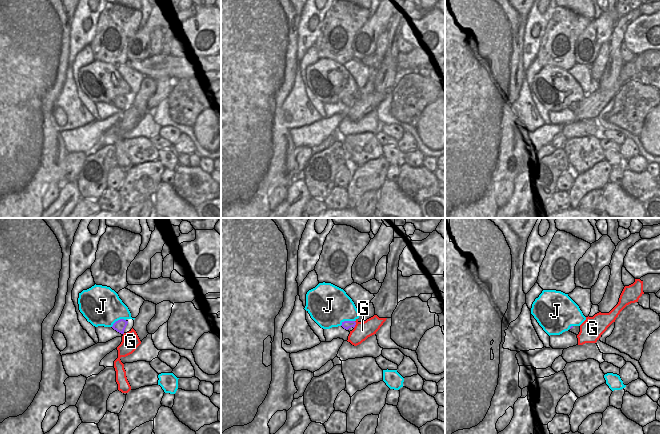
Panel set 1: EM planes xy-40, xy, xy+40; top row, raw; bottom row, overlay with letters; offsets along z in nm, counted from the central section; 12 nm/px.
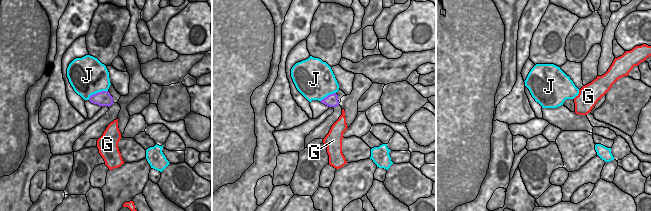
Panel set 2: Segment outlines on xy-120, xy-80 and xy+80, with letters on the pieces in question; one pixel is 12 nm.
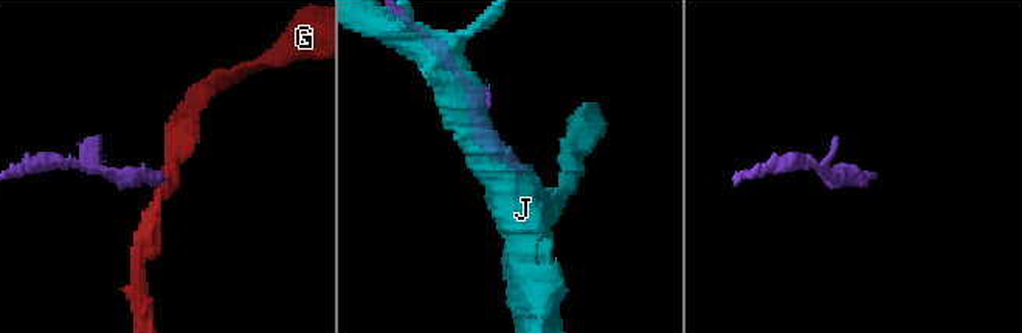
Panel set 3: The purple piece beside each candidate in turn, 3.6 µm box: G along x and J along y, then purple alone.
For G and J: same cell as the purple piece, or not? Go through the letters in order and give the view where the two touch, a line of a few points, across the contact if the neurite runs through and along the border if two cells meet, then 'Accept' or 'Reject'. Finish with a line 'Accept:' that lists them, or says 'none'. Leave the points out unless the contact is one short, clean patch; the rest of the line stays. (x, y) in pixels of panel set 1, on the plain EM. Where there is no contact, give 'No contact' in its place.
G: Touches purple in xy. Line: xy (355, 97), (353, 103). Reject
J: Touches purple in xy. Reject
Accept: none.

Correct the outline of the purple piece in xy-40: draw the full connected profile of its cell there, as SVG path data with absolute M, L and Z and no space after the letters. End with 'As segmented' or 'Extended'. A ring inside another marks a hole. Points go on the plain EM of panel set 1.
M120 95L113 100L112 104L121 110L124 110L131 107L133 102L134 102L133 95L126 95L126 96Z. Extended.

